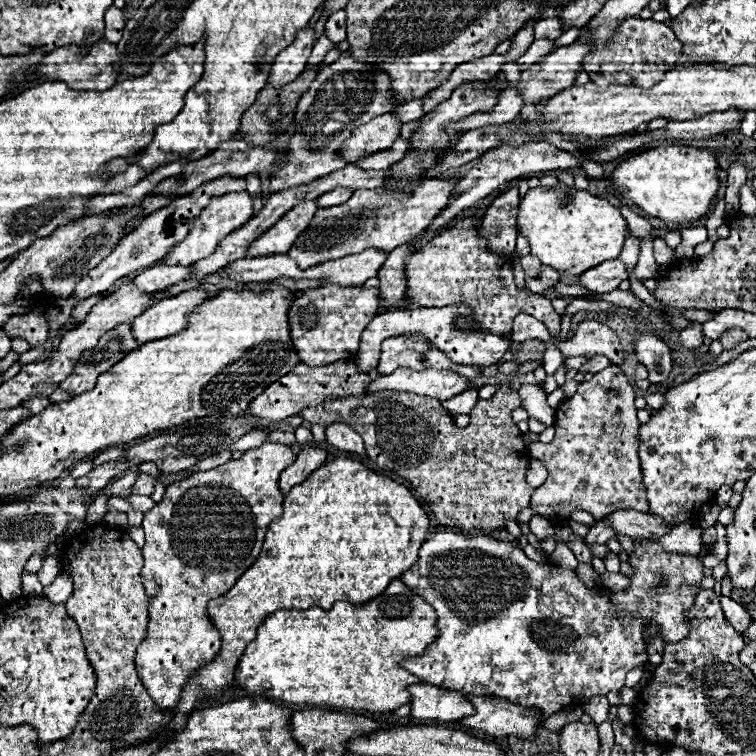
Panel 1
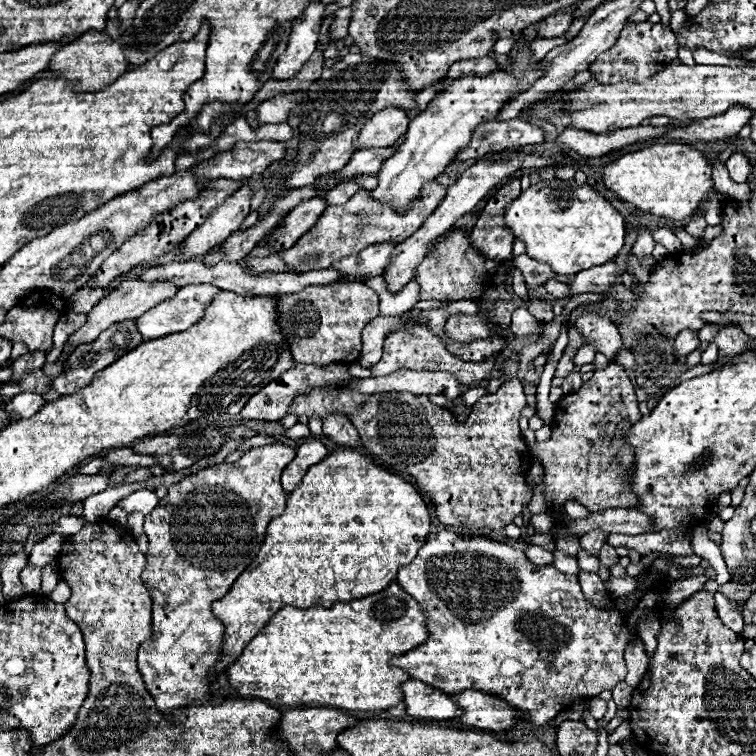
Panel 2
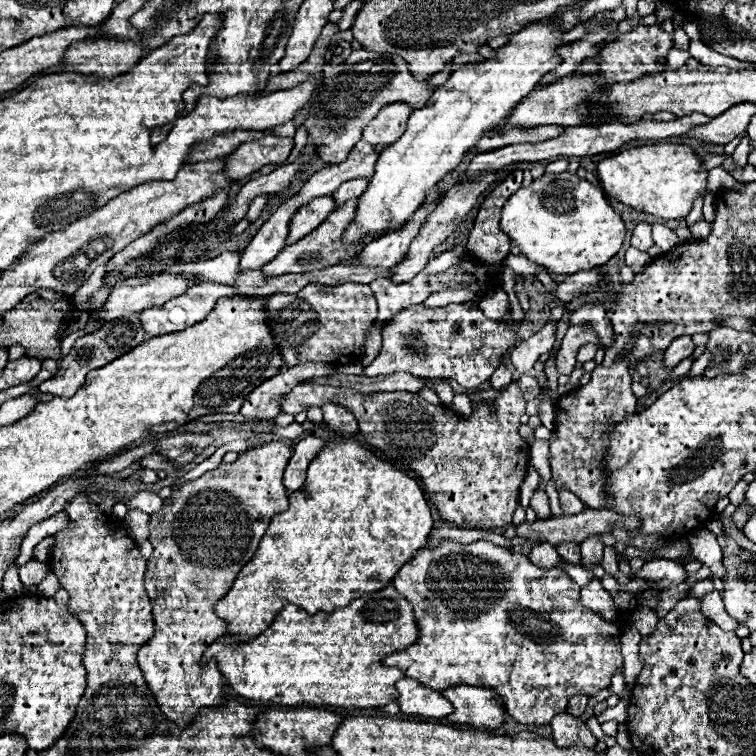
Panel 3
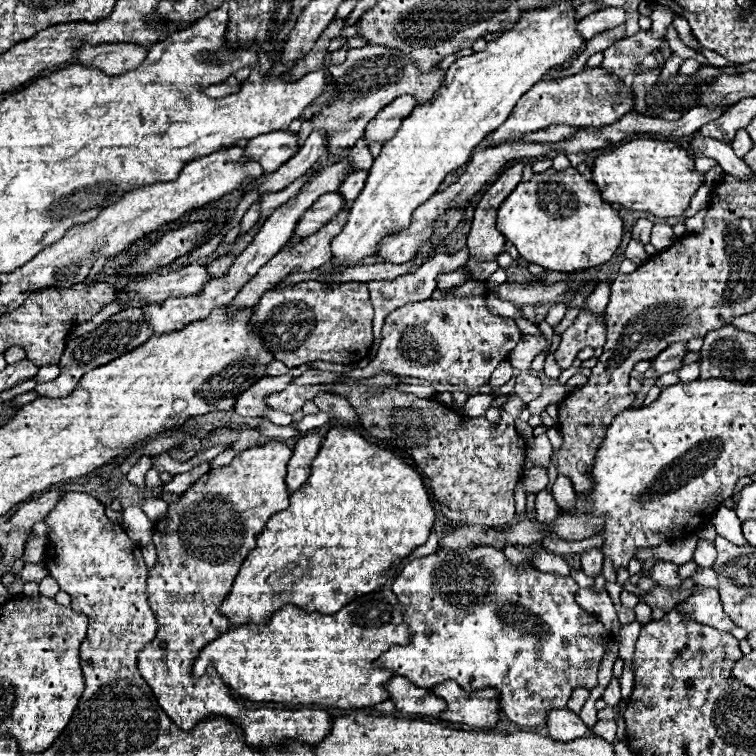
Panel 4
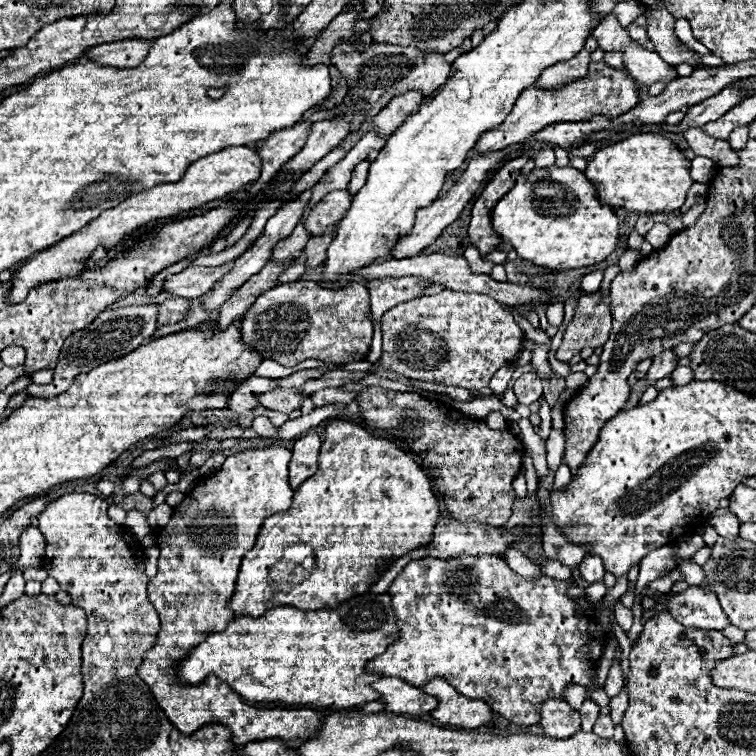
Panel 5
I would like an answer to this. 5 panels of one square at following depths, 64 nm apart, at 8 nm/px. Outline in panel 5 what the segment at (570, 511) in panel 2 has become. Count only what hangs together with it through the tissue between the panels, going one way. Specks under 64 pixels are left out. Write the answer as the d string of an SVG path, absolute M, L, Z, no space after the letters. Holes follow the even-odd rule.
M562 462L560 464L560 468L556 470L556 476L554 476L554 490L562 490L562 488L566 488L568 484L570 484L570 480L572 480L572 474L570 474L570 470L568 470L568 466Z

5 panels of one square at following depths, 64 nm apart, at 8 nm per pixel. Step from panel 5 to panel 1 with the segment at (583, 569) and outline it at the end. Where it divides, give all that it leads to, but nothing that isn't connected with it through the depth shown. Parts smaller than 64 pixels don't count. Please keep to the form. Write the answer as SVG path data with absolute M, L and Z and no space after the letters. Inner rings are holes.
M600 520L600 524L592 524L590 532L586 534L586 544L604 544L608 538L612 538L616 532L612 532L612 528L608 528L608 524L604 524L604 520Z

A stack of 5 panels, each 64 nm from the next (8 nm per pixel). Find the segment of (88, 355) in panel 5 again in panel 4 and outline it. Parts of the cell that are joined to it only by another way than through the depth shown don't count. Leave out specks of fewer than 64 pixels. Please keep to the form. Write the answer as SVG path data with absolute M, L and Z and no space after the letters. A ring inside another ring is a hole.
M128 308L128 312L126 310L118 312L118 314L110 316L98 330L82 334L82 336L70 340L64 354L62 354L62 360L60 360L60 376L56 380L52 380L52 382L40 382L34 390L40 396L48 396L48 398L68 396L72 392L72 388L76 388L76 384L80 382L80 376L84 376L88 370L104 366L104 364L116 360L118 356L128 354L130 350L144 344L150 336L152 336L152 332L146 326L142 308Z

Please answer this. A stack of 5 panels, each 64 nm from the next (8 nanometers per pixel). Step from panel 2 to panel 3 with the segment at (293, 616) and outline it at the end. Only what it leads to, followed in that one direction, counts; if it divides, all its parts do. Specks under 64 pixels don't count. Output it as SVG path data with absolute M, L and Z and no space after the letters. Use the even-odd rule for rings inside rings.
M394 584L364 594L358 600L352 600L346 608L336 608L332 612L308 614L292 604L286 604L274 622L252 642L236 644L234 636L224 636L220 642L214 642L204 652L202 664L210 658L218 660L218 668L230 686L248 700L268 700L276 706L336 706L336 708L380 708L396 700L396 680L404 678L404 672L398 668L388 668L380 664L384 656L412 646L420 636L412 604L400 596Z

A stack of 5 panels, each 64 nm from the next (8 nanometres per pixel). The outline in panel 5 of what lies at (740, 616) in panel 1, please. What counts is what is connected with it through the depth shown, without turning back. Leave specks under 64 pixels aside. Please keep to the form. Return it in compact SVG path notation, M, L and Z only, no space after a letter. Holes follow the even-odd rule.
M690 586L680 594L668 596L666 606L668 612L684 626L696 626L706 630L724 630L726 626L730 626L716 594L700 586Z

